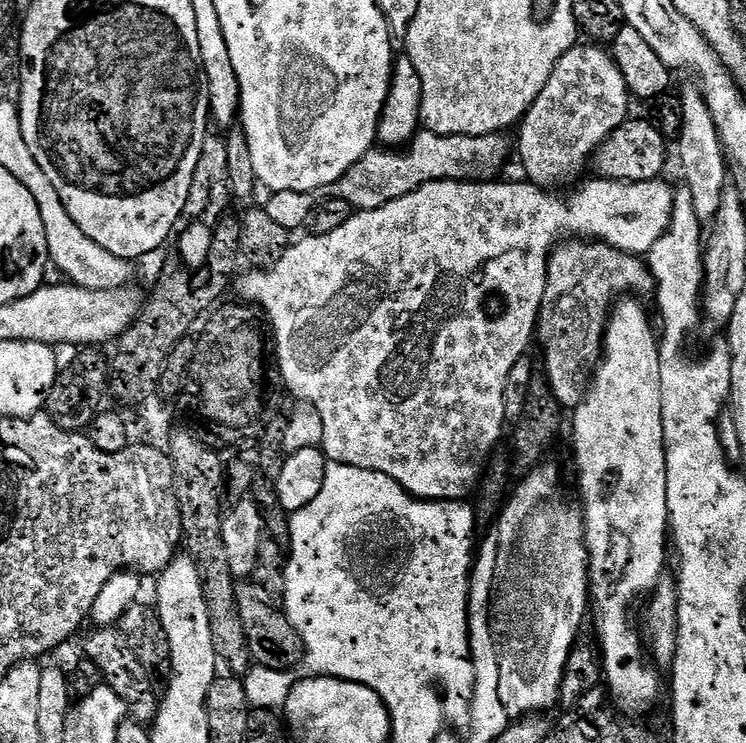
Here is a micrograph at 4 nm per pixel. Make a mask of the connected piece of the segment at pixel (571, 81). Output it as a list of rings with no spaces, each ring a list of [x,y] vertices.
[[[577,44],[559,59],[541,94],[518,126],[518,152],[529,183],[545,190],[556,190],[578,179],[601,142],[629,119],[630,93],[611,53],[596,44]]]

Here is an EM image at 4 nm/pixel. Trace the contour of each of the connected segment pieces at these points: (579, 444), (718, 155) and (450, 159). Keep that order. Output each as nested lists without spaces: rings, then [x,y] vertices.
[[[624,298],[611,309],[603,329],[603,353],[583,400],[571,413],[572,436],[576,439],[576,468],[580,471],[579,503],[584,517],[584,544],[588,547],[590,616],[602,657],[602,680],[607,695],[611,703],[624,712],[648,712],[660,700],[658,668],[642,643],[637,621],[636,624],[632,621],[632,607],[636,600],[643,601],[659,583],[664,551],[670,548],[660,341],[657,329],[652,329],[648,314],[639,302],[636,298]]]
[[[695,83],[688,84],[678,99],[682,106],[682,130],[678,137],[680,143],[680,172],[684,175],[682,184],[689,188],[694,211],[703,222],[715,221],[720,206],[720,196],[730,180],[730,164],[726,159],[724,143],[716,129],[710,106],[706,106],[704,93]]]
[[[417,131],[403,150],[373,150],[360,159],[349,172],[342,174],[338,182],[332,185],[331,195],[351,204],[353,209],[367,210],[381,208],[386,202],[394,202],[432,180],[466,180],[469,182],[488,182],[500,172],[500,167],[508,160],[507,135],[495,136],[439,136],[433,132]]]

